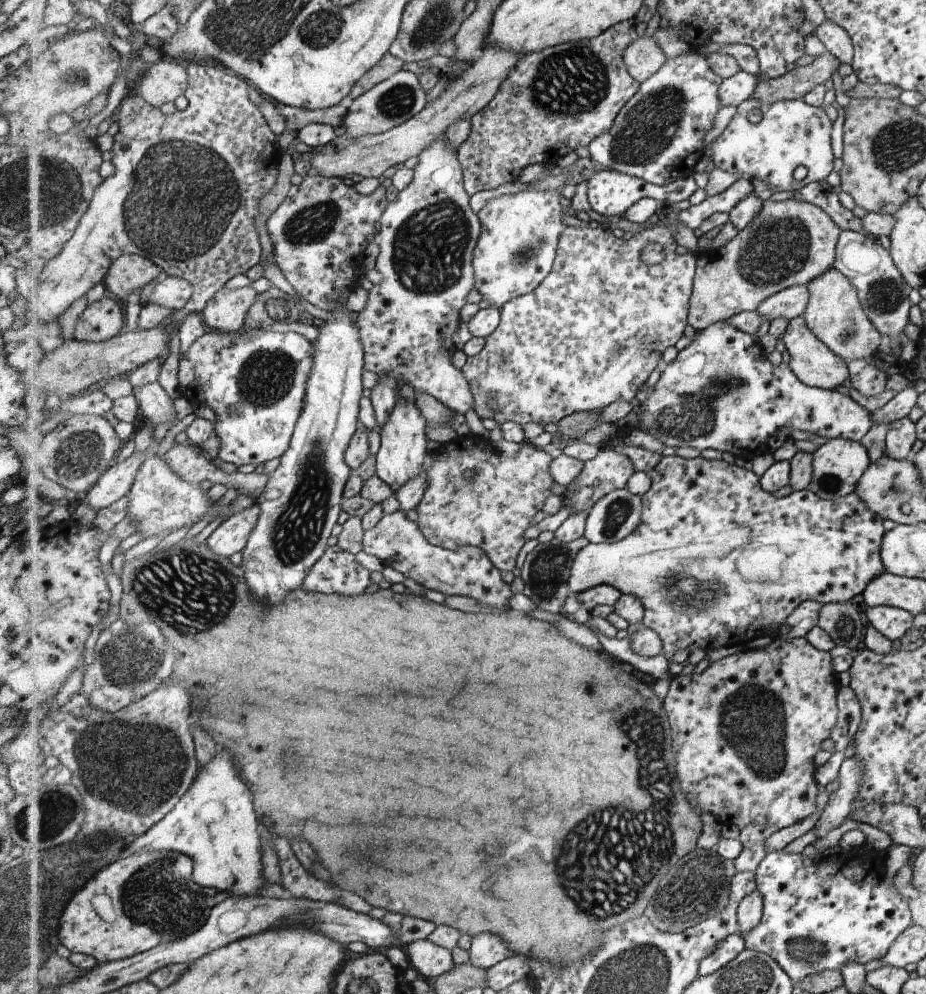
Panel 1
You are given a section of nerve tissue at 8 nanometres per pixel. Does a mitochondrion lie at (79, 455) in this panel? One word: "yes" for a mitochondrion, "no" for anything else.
yes

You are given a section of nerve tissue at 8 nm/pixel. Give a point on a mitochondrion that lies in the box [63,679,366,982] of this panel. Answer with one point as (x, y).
(139, 768)

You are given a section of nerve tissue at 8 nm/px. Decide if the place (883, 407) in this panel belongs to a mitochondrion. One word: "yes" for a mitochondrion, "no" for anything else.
no

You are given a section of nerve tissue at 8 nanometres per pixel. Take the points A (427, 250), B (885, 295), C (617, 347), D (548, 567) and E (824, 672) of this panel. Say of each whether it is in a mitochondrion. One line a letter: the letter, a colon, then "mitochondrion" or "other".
A: mitochondrion
B: mitochondrion
C: mitochondrion
D: mitochondrion
E: other

